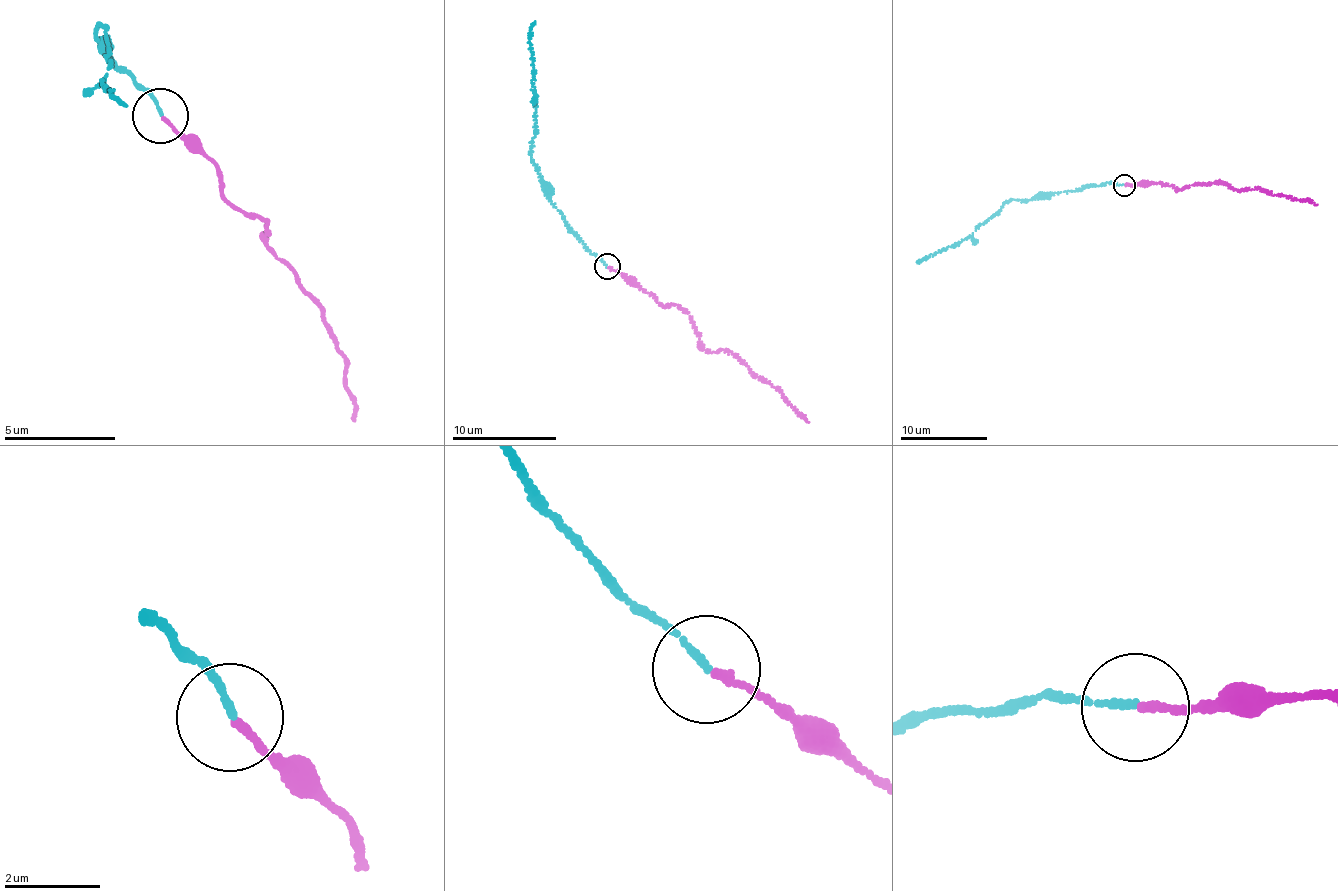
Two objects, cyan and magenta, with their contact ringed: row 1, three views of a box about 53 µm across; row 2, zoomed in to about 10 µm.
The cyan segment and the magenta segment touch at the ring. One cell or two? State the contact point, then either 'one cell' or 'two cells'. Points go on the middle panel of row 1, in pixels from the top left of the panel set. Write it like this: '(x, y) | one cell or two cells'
(607, 266) | one cell

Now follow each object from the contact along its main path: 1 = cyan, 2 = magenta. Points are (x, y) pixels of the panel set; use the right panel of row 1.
1: (1124, 184), (1104, 183), (1039, 192), (1027, 199), (1010, 198), (963, 240), (916, 262)
2: (1126, 184), (1143, 182), (1186, 187), (1221, 183), (1237, 190), (1261, 188), (1274, 195), (1308, 199), (1317, 204)

